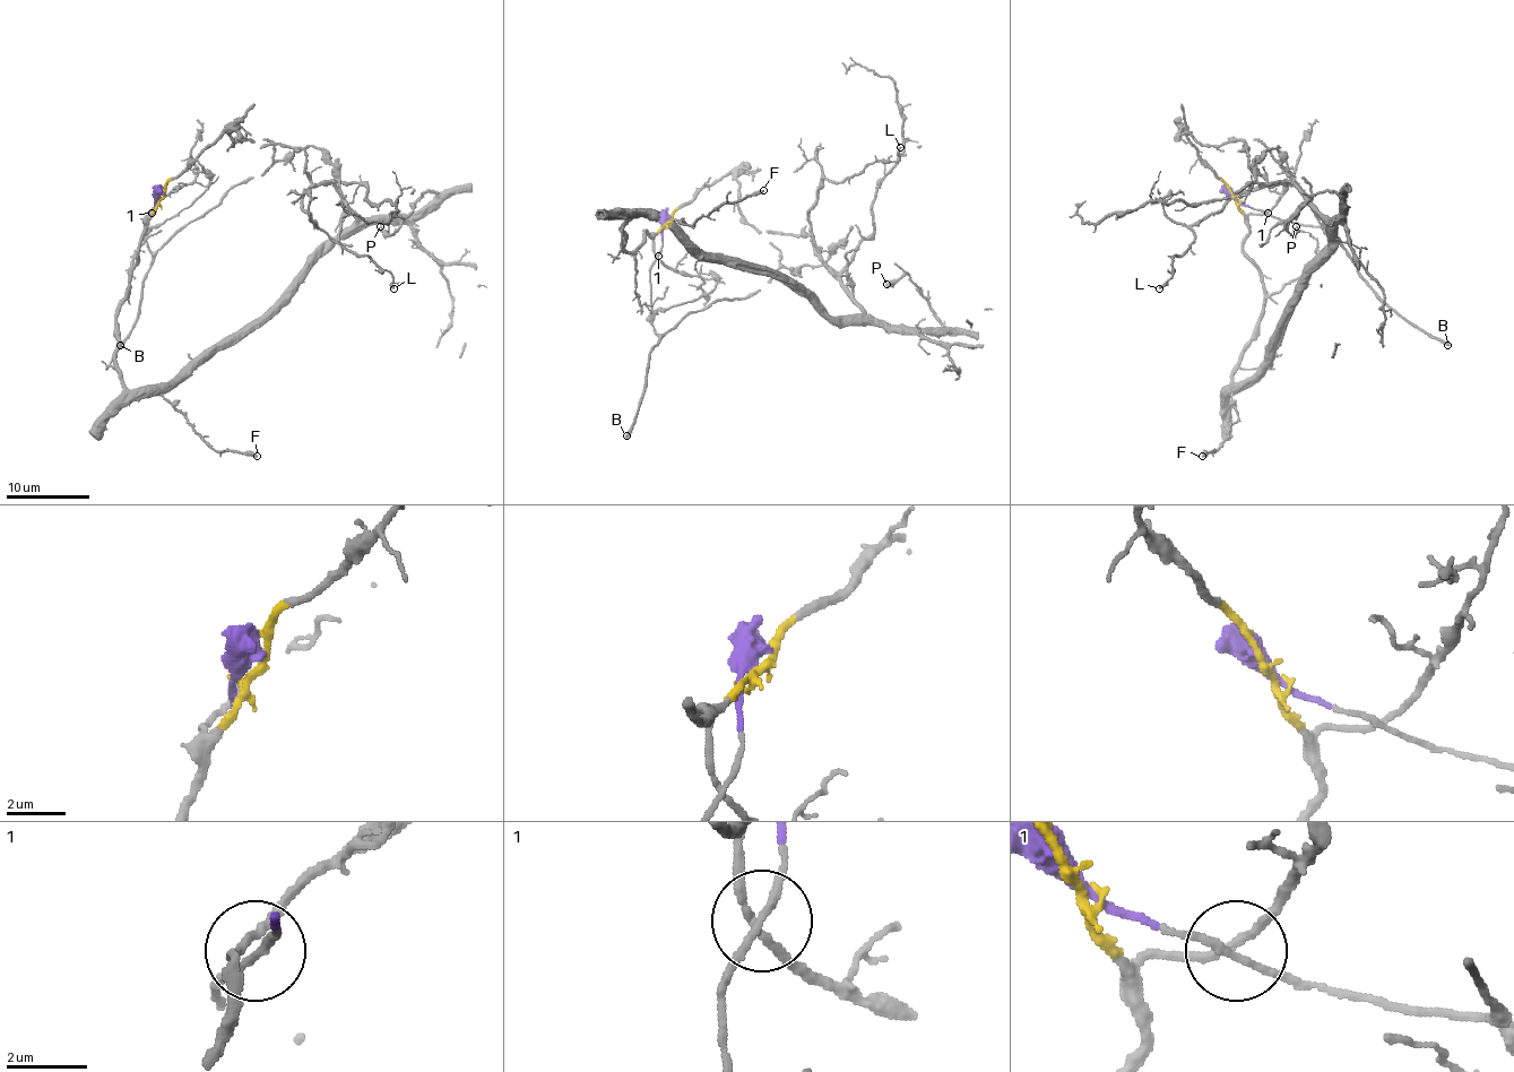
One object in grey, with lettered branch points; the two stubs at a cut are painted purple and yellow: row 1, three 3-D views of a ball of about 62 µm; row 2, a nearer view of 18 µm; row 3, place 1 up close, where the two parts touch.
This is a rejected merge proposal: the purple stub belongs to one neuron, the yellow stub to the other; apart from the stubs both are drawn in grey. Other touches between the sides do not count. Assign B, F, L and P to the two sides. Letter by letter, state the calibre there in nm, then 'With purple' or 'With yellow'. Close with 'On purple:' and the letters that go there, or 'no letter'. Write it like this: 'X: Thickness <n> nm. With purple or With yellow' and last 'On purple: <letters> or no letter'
B: Thickness 320 nm. With purple
F: Thickness 280 nm. With yellow
L: Thickness 240 nm. With yellow
P: Thickness 340 nm. With yellow
On purple: B

